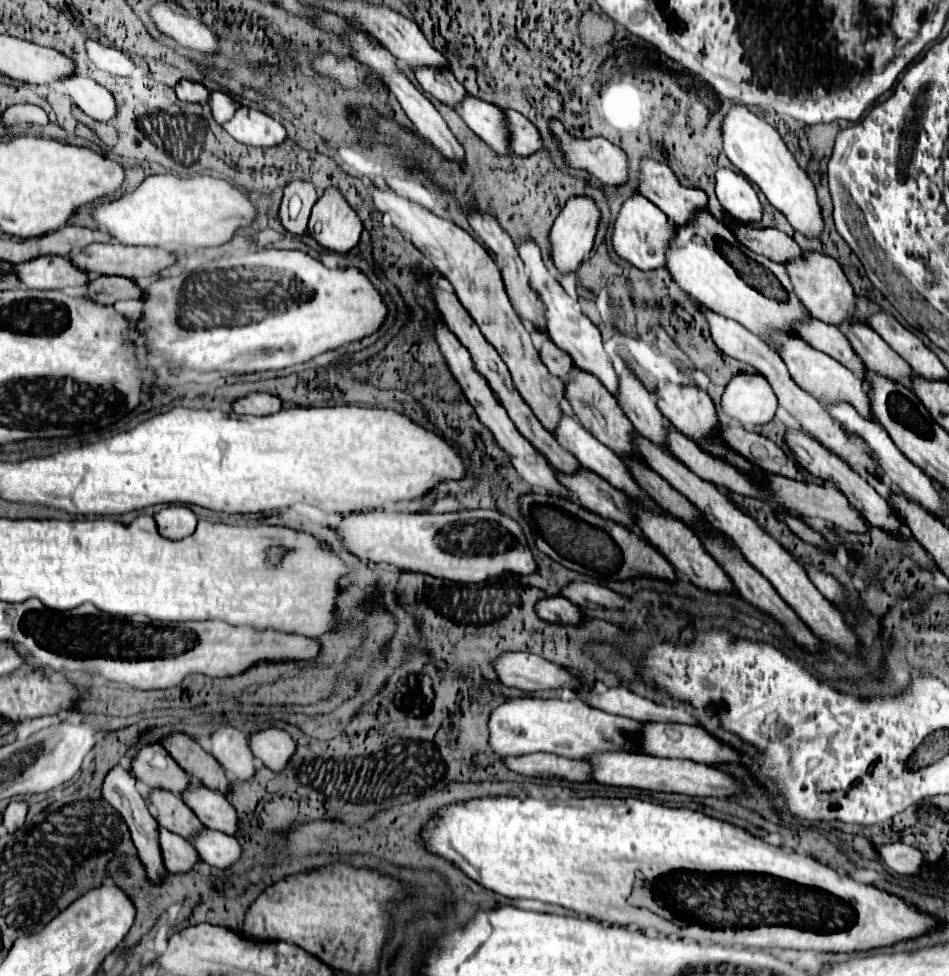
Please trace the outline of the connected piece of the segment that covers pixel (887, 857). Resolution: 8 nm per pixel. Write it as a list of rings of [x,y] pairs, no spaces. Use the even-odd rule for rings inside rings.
[[[897,842],[897,844],[877,846],[877,850],[883,856],[885,866],[897,874],[917,874],[925,866],[925,856],[915,846]]]

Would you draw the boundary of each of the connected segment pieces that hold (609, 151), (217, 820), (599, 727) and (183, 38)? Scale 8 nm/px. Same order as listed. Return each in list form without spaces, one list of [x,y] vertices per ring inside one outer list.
[[[551,120],[549,128],[559,138],[571,166],[589,170],[589,174],[597,176],[607,186],[621,186],[627,182],[629,162],[627,154],[619,146],[605,138],[571,138],[559,120]]]
[[[191,780],[191,786],[185,794],[181,794],[183,802],[195,810],[199,820],[211,828],[219,830],[223,834],[235,836],[239,830],[239,818],[233,804],[227,802],[227,798],[221,792],[209,790],[197,780]]]
[[[515,698],[505,704],[499,704],[489,718],[489,744],[501,756],[523,756],[531,752],[549,752],[565,758],[587,758],[591,754],[603,752],[639,752],[643,722],[635,722],[629,718],[613,716],[603,710],[595,710],[593,706],[585,706],[585,702],[571,700],[539,700],[539,698]]]
[[[163,2],[151,8],[151,20],[161,32],[169,34],[173,40],[189,50],[201,54],[215,54],[219,50],[213,32],[201,20],[177,14]]]

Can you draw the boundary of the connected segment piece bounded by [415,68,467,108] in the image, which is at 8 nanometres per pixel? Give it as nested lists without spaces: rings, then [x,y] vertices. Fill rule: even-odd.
[[[419,68],[415,70],[415,76],[421,84],[421,88],[429,94],[433,94],[437,100],[443,104],[455,108],[455,102],[467,94],[467,90],[455,80],[451,72],[439,72],[439,70],[429,70],[429,68]]]

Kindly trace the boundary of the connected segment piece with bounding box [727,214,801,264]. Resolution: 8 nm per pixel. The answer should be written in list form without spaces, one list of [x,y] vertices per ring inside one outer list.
[[[729,214],[727,224],[735,228],[735,238],[739,238],[739,242],[743,242],[743,246],[755,254],[761,254],[779,264],[787,264],[791,258],[801,258],[801,248],[795,244],[795,240],[775,228],[751,228],[739,224]]]

